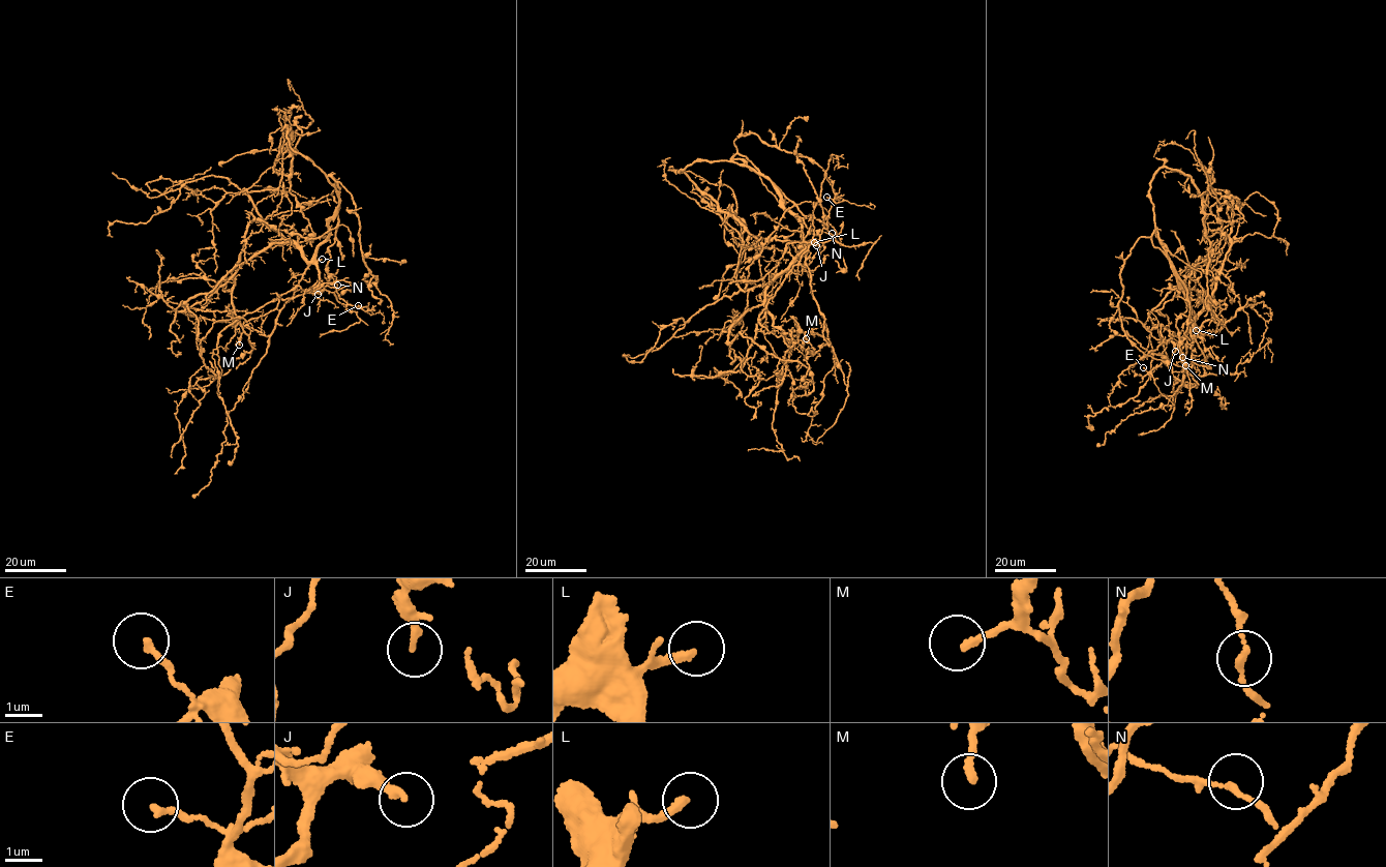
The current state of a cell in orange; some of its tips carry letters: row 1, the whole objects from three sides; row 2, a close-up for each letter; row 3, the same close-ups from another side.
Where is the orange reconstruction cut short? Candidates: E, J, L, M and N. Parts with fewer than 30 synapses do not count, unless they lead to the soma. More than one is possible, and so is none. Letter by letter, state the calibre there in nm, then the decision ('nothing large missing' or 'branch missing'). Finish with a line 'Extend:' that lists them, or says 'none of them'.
E: 170 nm | nothing large missing
J: 220 nm | nothing large missing
L: 220 nm | branch missing
M: 200 nm | nothing large missing
N: 140 nm | nothing large missing
Extend: L

